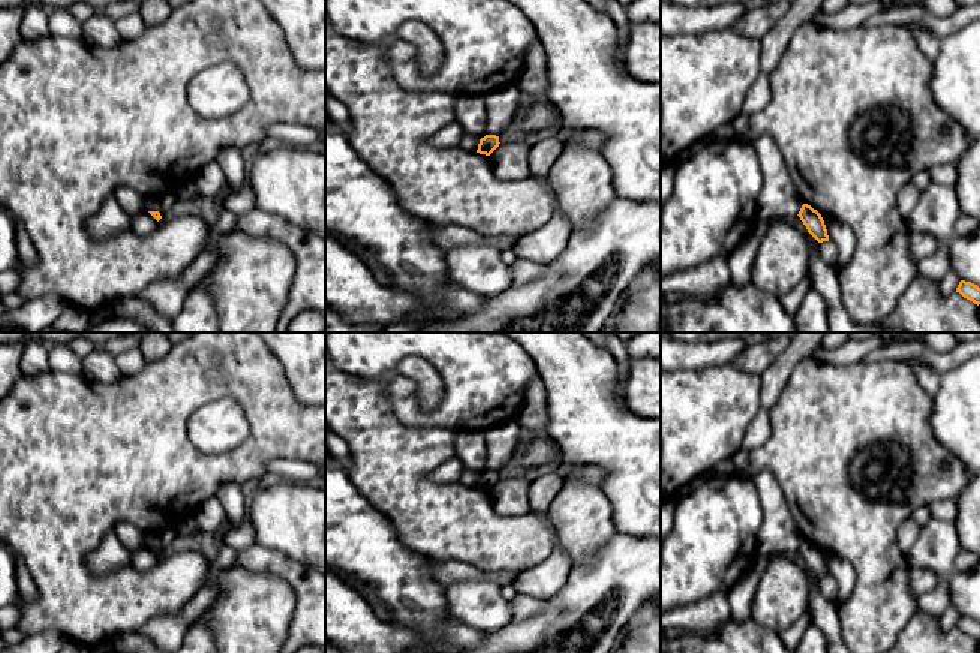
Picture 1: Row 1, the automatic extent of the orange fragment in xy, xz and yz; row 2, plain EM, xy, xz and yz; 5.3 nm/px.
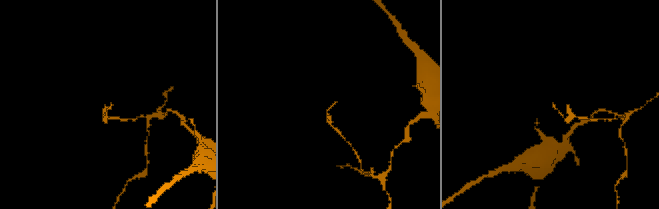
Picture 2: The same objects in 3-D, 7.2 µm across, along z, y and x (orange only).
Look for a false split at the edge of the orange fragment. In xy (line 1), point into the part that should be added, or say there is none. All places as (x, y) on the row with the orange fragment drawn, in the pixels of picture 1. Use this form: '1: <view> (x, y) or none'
1: none

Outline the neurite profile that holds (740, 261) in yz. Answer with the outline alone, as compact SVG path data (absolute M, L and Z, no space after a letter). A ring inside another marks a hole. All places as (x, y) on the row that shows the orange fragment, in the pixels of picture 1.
M799 216L758 219L758 223L754 231L748 234L727 258L727 265L730 268L733 285L745 286L752 283L752 265L757 256L757 249L761 244L767 228L775 222L782 222L794 226L808 240L808 229Z

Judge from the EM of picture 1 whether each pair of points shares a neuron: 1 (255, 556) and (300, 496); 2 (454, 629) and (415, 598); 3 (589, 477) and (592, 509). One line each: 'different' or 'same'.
1: different
2: different
3: different

